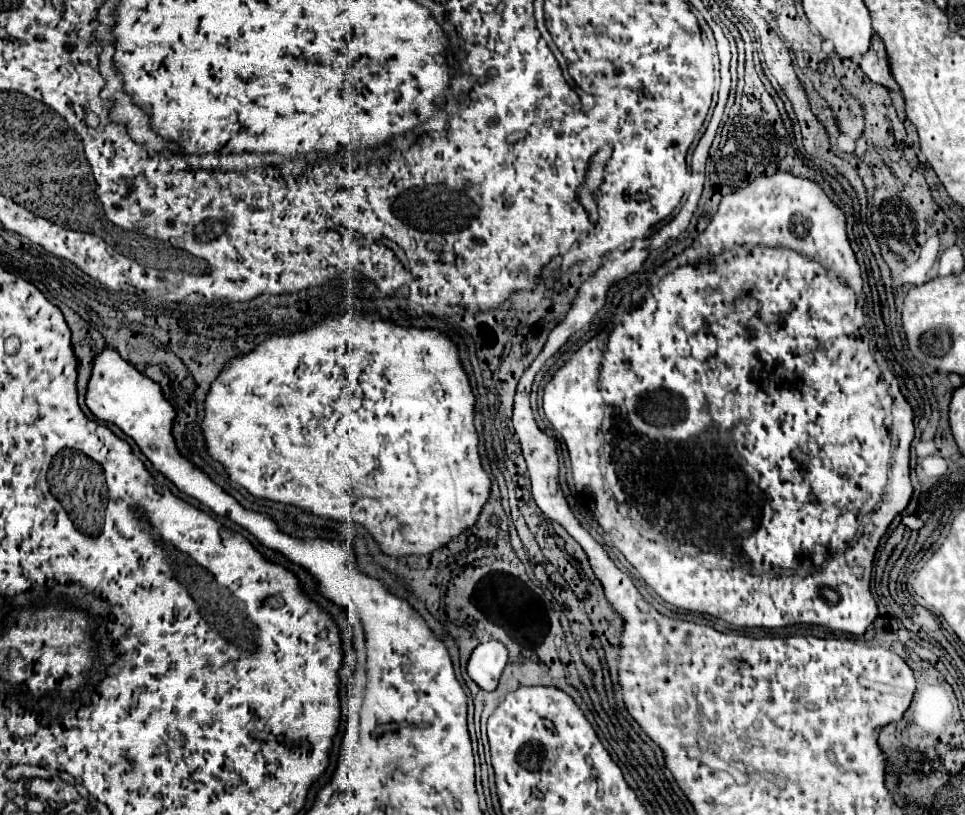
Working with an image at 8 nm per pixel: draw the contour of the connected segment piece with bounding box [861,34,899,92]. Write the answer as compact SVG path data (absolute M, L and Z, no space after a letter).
M875 34L871 38L871 48L867 50L867 54L863 54L861 58L861 70L863 74L875 82L875 84L883 84L885 88L889 88L891 92L899 92L899 86L895 82L895 78L891 76L891 68L889 68L889 56L885 52L883 40Z

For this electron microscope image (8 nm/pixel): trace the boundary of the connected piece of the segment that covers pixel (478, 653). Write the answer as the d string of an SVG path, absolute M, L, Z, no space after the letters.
M487 640L473 650L467 664L467 672L479 688L495 690L507 660L509 660L507 646L499 640Z

